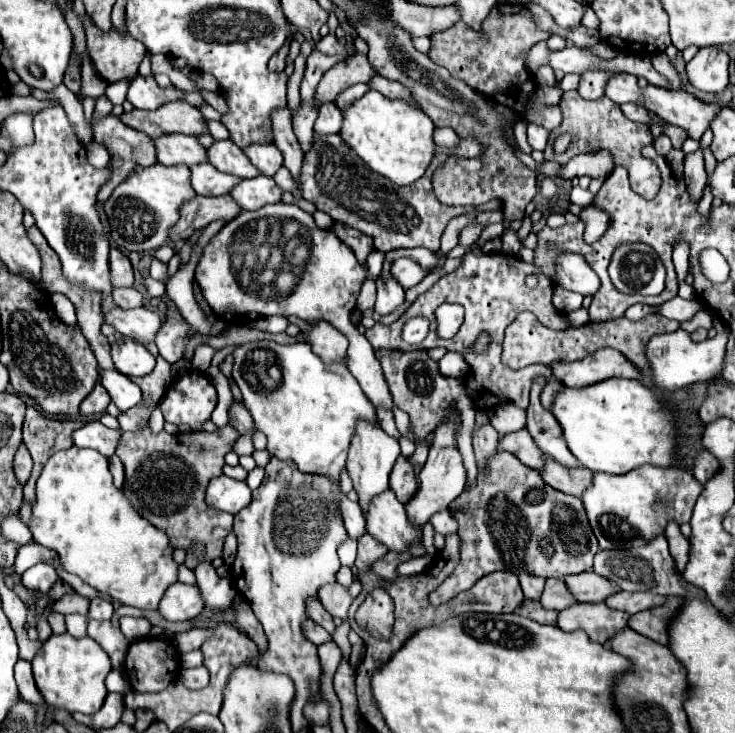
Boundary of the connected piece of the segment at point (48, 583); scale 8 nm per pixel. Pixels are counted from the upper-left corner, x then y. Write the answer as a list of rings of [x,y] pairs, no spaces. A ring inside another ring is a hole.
[[[37,563],[37,565],[29,567],[29,569],[21,575],[23,587],[25,587],[27,591],[31,591],[31,593],[37,593],[37,591],[39,591],[39,593],[47,593],[57,579],[59,579],[59,577],[57,577],[55,569],[53,569],[51,565],[47,565],[47,563]]]

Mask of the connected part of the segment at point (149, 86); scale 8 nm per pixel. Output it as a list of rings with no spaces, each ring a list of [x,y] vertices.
[[[139,75],[135,77],[135,81],[129,85],[129,93],[127,93],[127,101],[133,103],[133,107],[137,109],[157,109],[163,103],[169,101],[181,101],[185,97],[185,93],[179,87],[159,87],[153,79],[153,75]]]

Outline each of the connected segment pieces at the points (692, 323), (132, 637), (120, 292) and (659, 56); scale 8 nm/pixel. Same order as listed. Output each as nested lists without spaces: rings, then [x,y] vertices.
[[[699,311],[693,319],[689,319],[689,321],[681,323],[681,327],[683,327],[685,331],[689,331],[689,333],[693,333],[693,331],[695,331],[695,329],[699,329],[699,327],[711,329],[711,327],[713,327],[713,315],[711,315],[709,311]]]
[[[121,617],[121,633],[127,637],[129,643],[147,637],[151,627],[153,625],[147,619],[141,619],[141,617]]]
[[[115,287],[115,295],[113,301],[123,307],[123,309],[131,309],[131,307],[141,307],[145,301],[145,295],[139,293],[137,289],[127,289],[127,287]]]
[[[655,53],[655,55],[651,57],[651,61],[653,61],[655,71],[661,73],[663,77],[667,77],[667,81],[671,83],[673,89],[683,89],[681,79],[679,79],[679,73],[675,71],[675,67],[671,65],[671,61],[669,61],[669,57],[667,57],[665,53]]]

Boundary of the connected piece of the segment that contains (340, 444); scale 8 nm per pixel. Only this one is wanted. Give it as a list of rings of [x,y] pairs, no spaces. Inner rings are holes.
[[[261,339],[235,347],[233,381],[241,389],[255,429],[267,435],[267,451],[277,459],[291,459],[303,473],[319,473],[339,481],[355,421],[377,421],[375,409],[349,369],[323,363],[307,343],[281,345]],[[257,369],[265,369],[265,373],[255,375]]]

